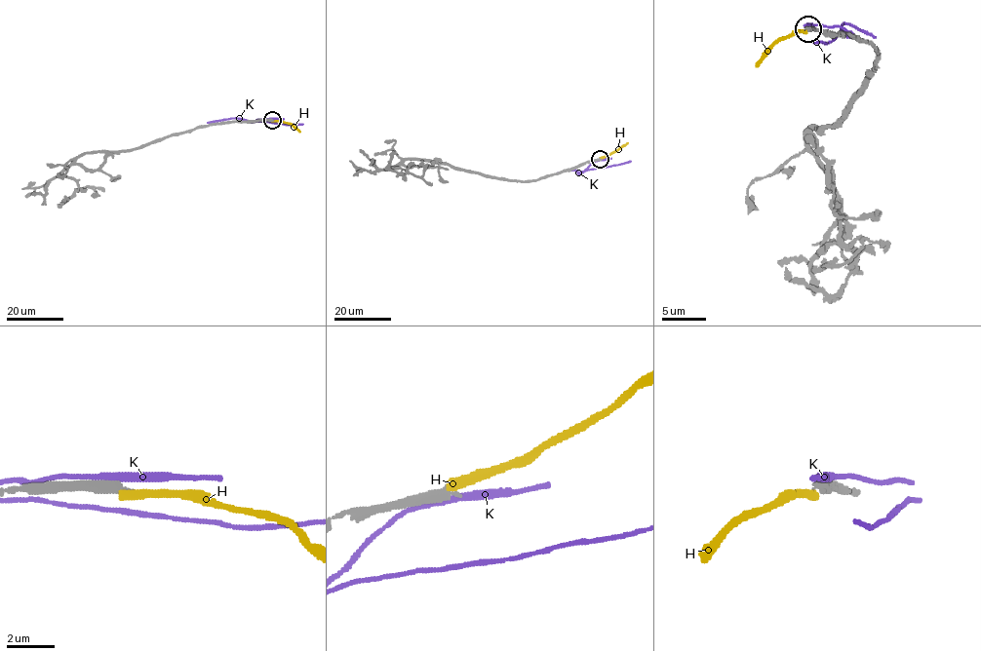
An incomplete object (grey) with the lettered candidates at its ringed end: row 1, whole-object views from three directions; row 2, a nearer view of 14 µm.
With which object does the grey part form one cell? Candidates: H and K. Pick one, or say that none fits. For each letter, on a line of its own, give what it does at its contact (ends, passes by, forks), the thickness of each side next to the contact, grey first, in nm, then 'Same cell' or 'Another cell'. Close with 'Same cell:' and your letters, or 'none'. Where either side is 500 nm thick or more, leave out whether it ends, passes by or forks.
H: It ends there. Thickness 440 nm (grey) against 420 nm. Another cell
K: Thickness 550 nm (grey) against 280 nm. Another cell
Same cell: none

